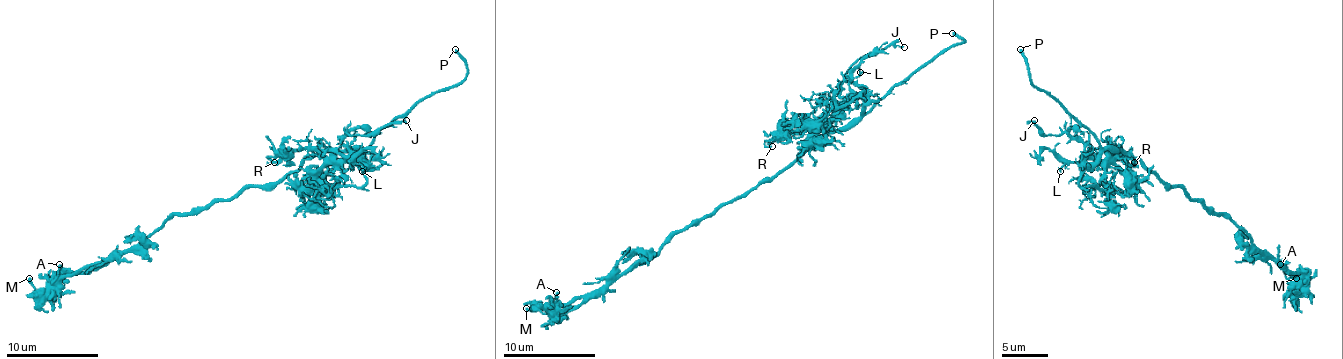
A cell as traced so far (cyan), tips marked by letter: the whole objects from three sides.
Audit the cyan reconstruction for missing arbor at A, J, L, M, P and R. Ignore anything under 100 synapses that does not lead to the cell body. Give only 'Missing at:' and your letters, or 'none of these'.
Missing at: P

